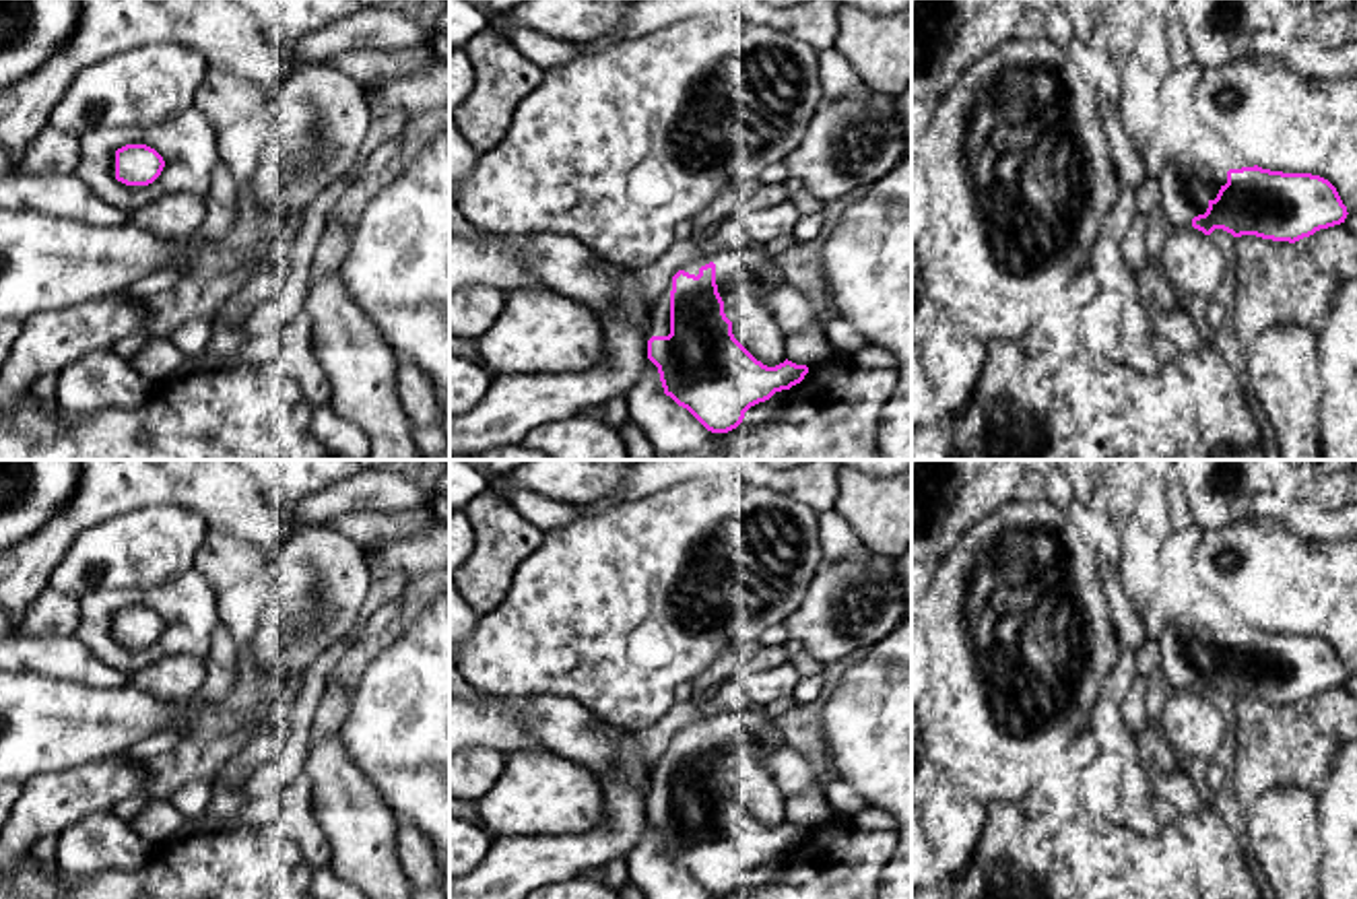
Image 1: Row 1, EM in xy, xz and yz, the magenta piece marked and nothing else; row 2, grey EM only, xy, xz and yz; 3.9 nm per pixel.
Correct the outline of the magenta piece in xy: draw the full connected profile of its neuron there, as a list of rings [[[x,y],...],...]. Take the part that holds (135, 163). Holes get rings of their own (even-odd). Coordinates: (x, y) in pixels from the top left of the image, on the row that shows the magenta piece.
[[[126,144],[115,151],[115,179],[126,186],[148,186],[163,167],[163,157],[146,144]]]

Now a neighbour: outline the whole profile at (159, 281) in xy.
[[[167,266],[157,270],[126,289],[132,299],[151,299],[163,291],[169,291],[177,280],[186,278],[186,266]]]

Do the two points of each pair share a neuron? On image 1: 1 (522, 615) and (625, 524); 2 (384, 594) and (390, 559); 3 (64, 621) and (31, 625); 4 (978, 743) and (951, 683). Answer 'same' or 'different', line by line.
1: same
2: different
3: same
4: same

